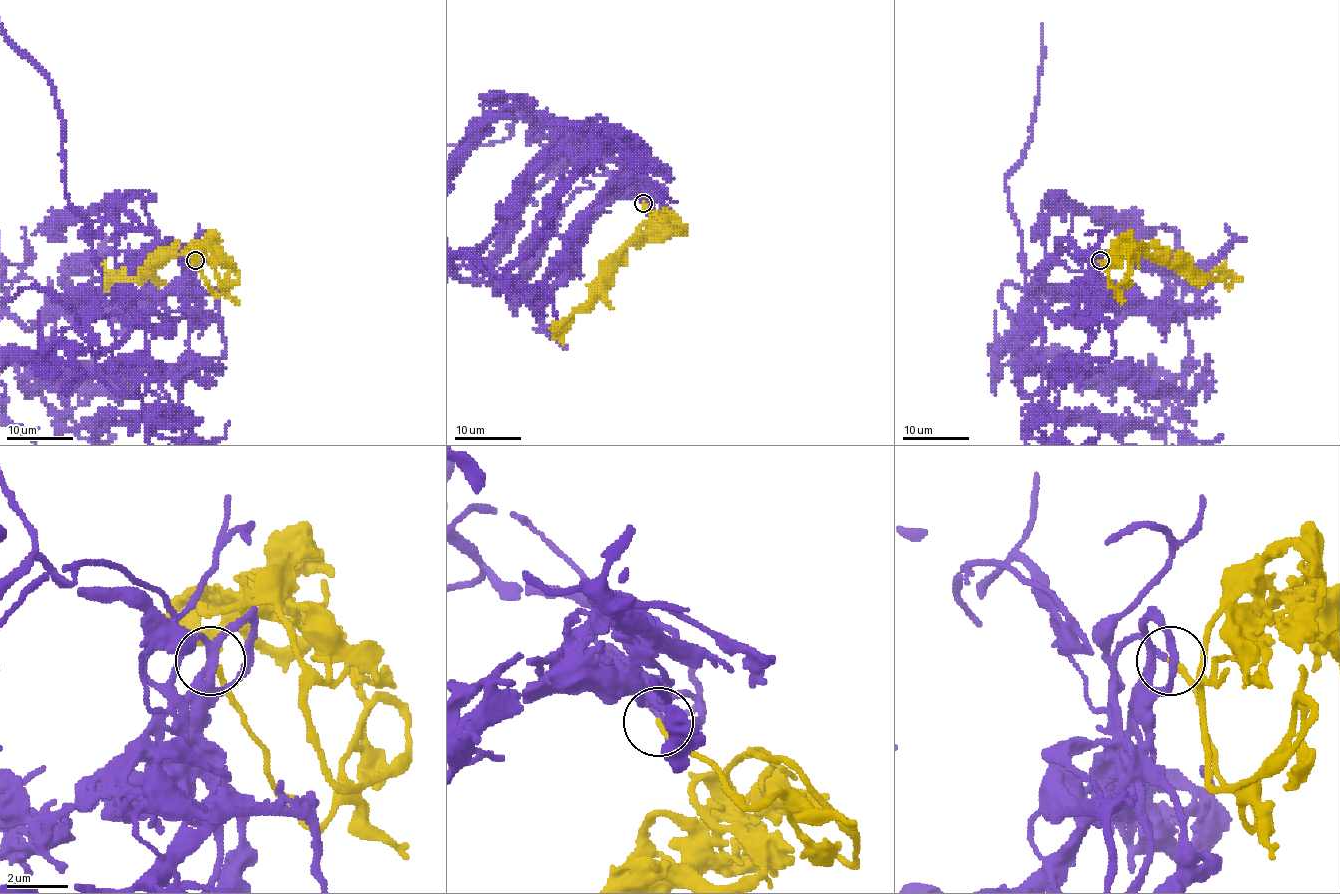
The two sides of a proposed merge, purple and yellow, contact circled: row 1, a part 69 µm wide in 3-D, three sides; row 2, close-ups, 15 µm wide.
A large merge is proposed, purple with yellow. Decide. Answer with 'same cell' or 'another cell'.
same cell

